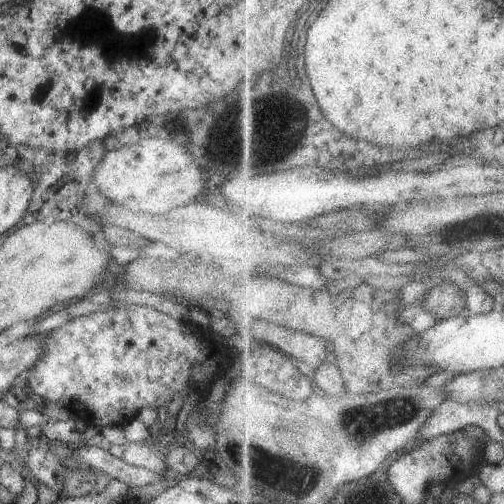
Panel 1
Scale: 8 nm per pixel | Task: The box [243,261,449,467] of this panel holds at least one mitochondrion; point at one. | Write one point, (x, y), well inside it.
(393, 413)

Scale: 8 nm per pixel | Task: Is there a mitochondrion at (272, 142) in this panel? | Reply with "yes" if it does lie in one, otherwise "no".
yes

